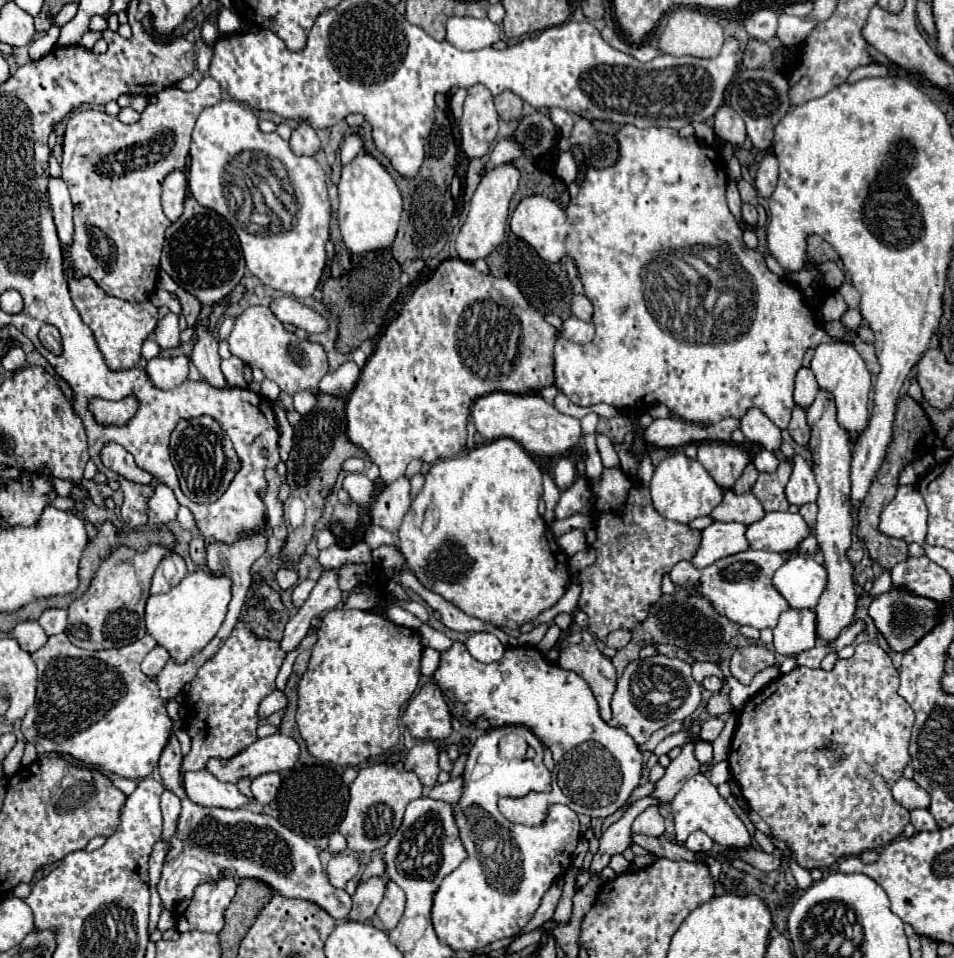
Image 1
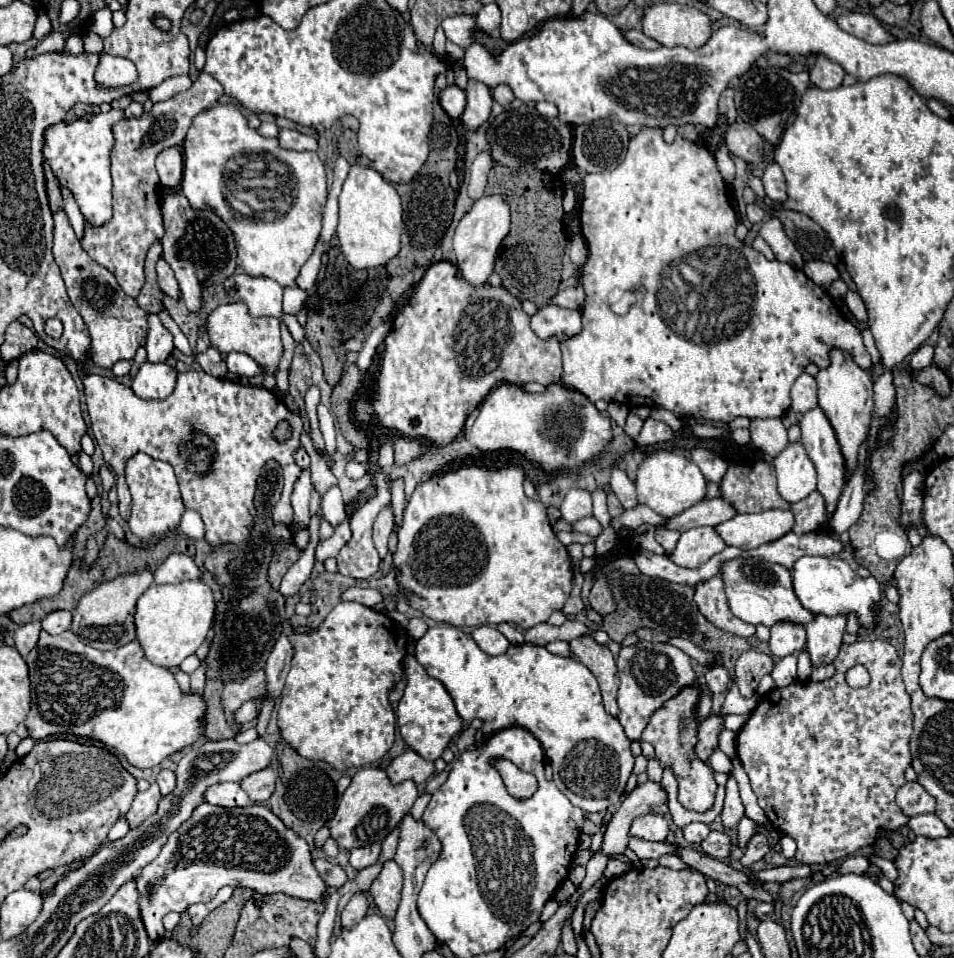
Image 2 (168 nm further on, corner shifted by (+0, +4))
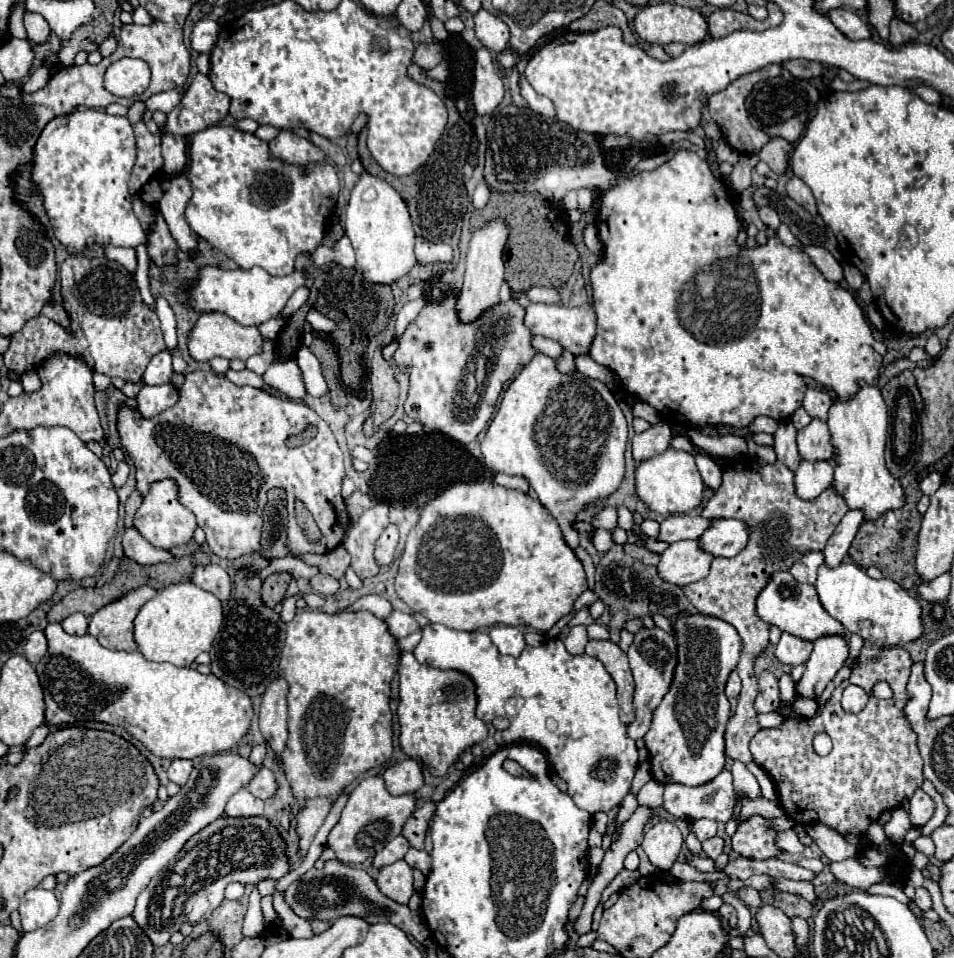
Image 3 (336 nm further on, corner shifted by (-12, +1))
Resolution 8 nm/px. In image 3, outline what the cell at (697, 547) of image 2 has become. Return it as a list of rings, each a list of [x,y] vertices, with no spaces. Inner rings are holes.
[[[682,540],[670,544],[658,562],[658,576],[670,584],[686,586],[702,580],[714,558],[700,548],[698,540]]]

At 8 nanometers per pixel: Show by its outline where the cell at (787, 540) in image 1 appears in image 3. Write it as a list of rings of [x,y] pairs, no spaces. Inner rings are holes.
[[[716,518],[710,522],[710,526],[704,530],[704,536],[700,536],[698,540],[700,540],[700,546],[704,548],[704,552],[708,552],[712,556],[736,556],[746,546],[748,530],[746,530],[746,524],[740,520],[718,520]]]

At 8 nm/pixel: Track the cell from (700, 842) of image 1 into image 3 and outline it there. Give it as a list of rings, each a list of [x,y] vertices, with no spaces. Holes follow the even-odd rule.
[[[694,820],[694,822],[688,822],[688,830],[696,834],[696,838],[702,842],[706,838],[712,838],[716,836],[716,822],[714,820]]]

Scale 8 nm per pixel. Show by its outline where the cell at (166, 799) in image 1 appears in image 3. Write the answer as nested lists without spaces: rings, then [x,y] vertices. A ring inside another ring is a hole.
[[[182,758],[180,760],[172,760],[172,764],[168,768],[168,778],[172,782],[184,786],[186,780],[188,780],[188,776],[190,776],[190,772],[192,772],[192,768],[194,768],[192,760],[182,760]]]

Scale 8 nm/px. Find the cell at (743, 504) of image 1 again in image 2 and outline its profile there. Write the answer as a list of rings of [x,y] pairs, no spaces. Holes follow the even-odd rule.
[[[722,497],[716,499],[704,499],[702,503],[686,509],[684,513],[668,519],[666,527],[668,529],[676,529],[676,531],[688,531],[692,527],[700,527],[700,525],[710,525],[716,527],[728,519],[732,519],[736,515],[736,509],[732,503],[724,501]]]

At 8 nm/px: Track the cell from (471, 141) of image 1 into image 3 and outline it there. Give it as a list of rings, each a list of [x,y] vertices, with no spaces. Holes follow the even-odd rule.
[[[480,48],[476,52],[476,70],[474,70],[474,88],[472,102],[478,114],[492,114],[504,98],[504,86],[494,70],[492,52]]]

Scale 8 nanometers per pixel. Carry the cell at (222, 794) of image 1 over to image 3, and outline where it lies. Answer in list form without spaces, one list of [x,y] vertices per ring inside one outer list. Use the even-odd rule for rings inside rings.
[[[246,788],[238,790],[226,804],[226,814],[230,818],[248,818],[248,816],[260,816],[264,812],[264,802],[260,798],[254,798]]]

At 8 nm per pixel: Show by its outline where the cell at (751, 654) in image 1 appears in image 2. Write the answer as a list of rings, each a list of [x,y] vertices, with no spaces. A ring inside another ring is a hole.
[[[744,651],[736,661],[736,685],[744,697],[752,697],[756,693],[758,681],[762,675],[772,673],[774,661],[770,655],[760,651]]]

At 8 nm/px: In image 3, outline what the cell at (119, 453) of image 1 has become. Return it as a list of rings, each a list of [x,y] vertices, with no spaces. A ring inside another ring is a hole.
[[[162,480],[162,482],[154,482],[150,492],[144,496],[142,506],[138,508],[138,512],[134,514],[134,528],[156,548],[162,550],[170,550],[174,546],[184,546],[192,540],[194,536],[194,528],[196,528],[196,518],[194,514],[184,508],[178,502],[178,490],[176,490],[176,482],[172,480]]]

